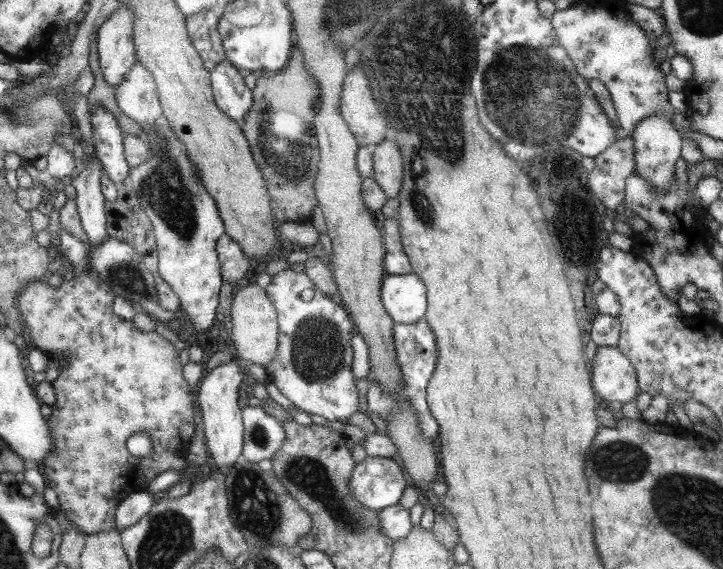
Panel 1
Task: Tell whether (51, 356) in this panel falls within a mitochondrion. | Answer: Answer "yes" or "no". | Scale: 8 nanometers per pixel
no

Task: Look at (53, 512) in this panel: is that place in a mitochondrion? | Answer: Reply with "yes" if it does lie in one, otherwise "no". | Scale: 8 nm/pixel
no

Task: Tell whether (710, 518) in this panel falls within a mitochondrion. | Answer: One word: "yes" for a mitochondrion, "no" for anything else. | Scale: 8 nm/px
yes

